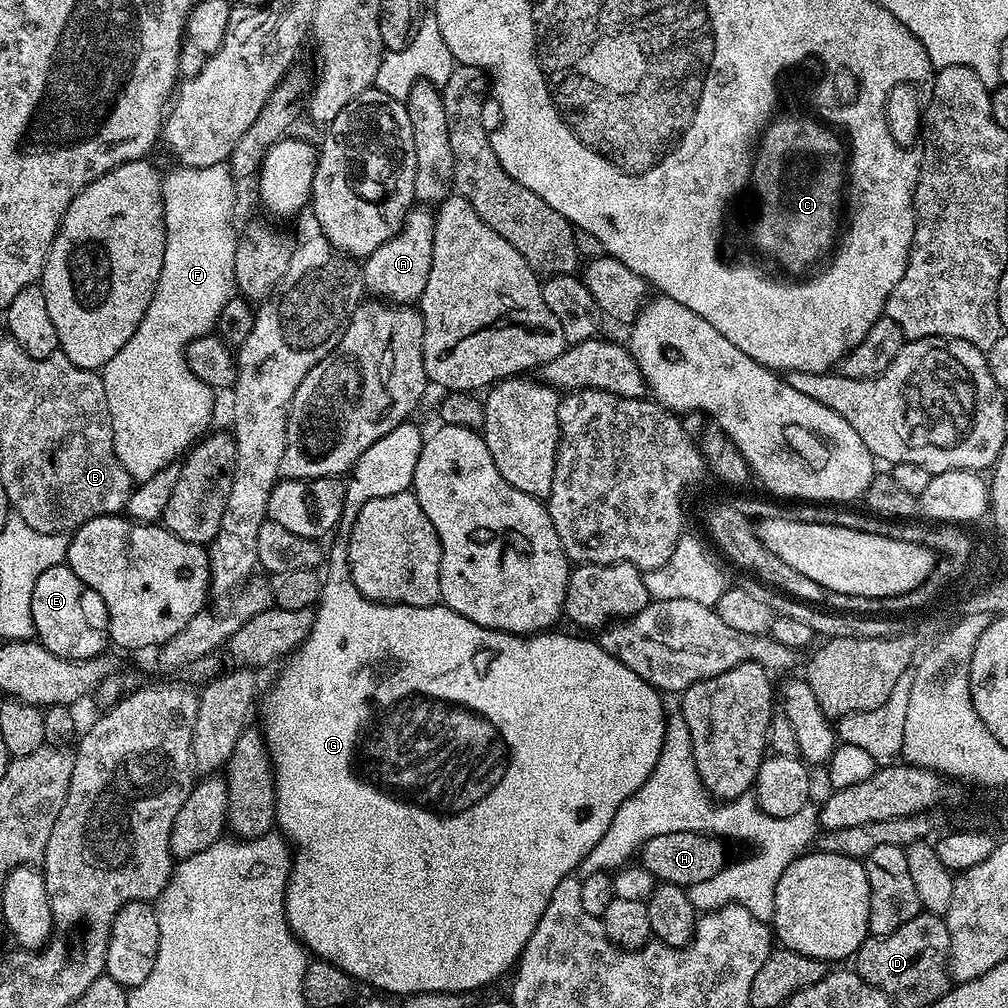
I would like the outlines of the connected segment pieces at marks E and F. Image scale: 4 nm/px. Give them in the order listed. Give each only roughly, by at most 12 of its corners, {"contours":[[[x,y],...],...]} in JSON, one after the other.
{"contours":[[[67,563],[34,582],[35,639],[58,658],[105,651]],[[227,163],[162,180],[166,254],[100,370],[137,483],[209,431],[184,357],[236,286]]]}

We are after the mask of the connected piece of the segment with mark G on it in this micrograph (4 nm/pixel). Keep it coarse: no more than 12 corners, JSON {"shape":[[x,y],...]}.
{"shape":[[326,576],[263,693],[284,913],[511,973],[662,754],[595,639]]}

